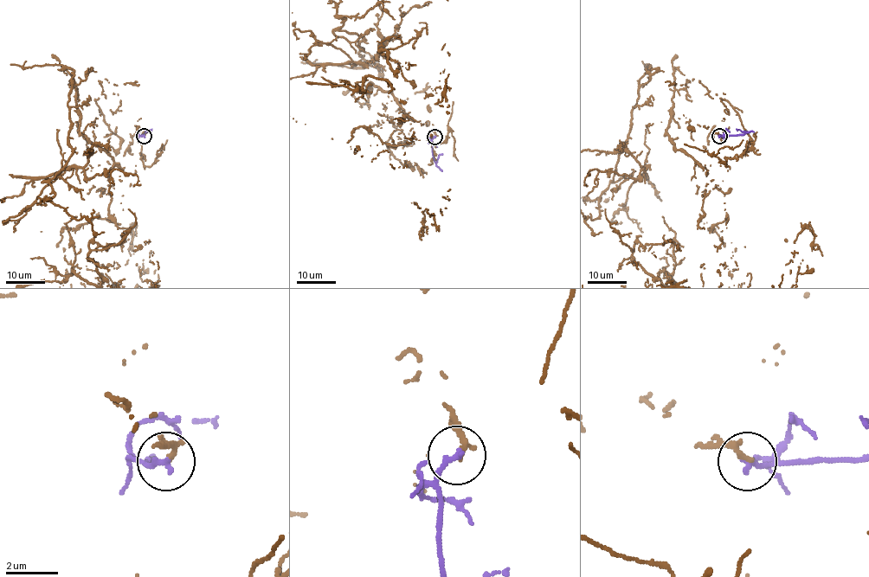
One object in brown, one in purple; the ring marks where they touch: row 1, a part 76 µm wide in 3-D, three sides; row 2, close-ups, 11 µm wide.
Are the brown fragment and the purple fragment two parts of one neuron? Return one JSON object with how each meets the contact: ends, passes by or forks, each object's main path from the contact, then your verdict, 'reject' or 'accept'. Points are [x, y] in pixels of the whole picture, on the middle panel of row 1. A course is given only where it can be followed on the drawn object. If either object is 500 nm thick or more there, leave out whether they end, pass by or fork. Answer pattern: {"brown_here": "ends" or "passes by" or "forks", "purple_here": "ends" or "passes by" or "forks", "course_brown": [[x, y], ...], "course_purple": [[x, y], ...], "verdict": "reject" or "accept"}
{"brown_here": "ends", "purple_here": "ends", "course_brown": [[435, 137], [421, 123], [386, 144], [358, 126], [353, 153], [329, 138], [348, 131], [392, 164], [443, 143]], "course_purple": [[434, 137], [431, 141], [434, 160], [442, 171]], "verdict": "reject"}

